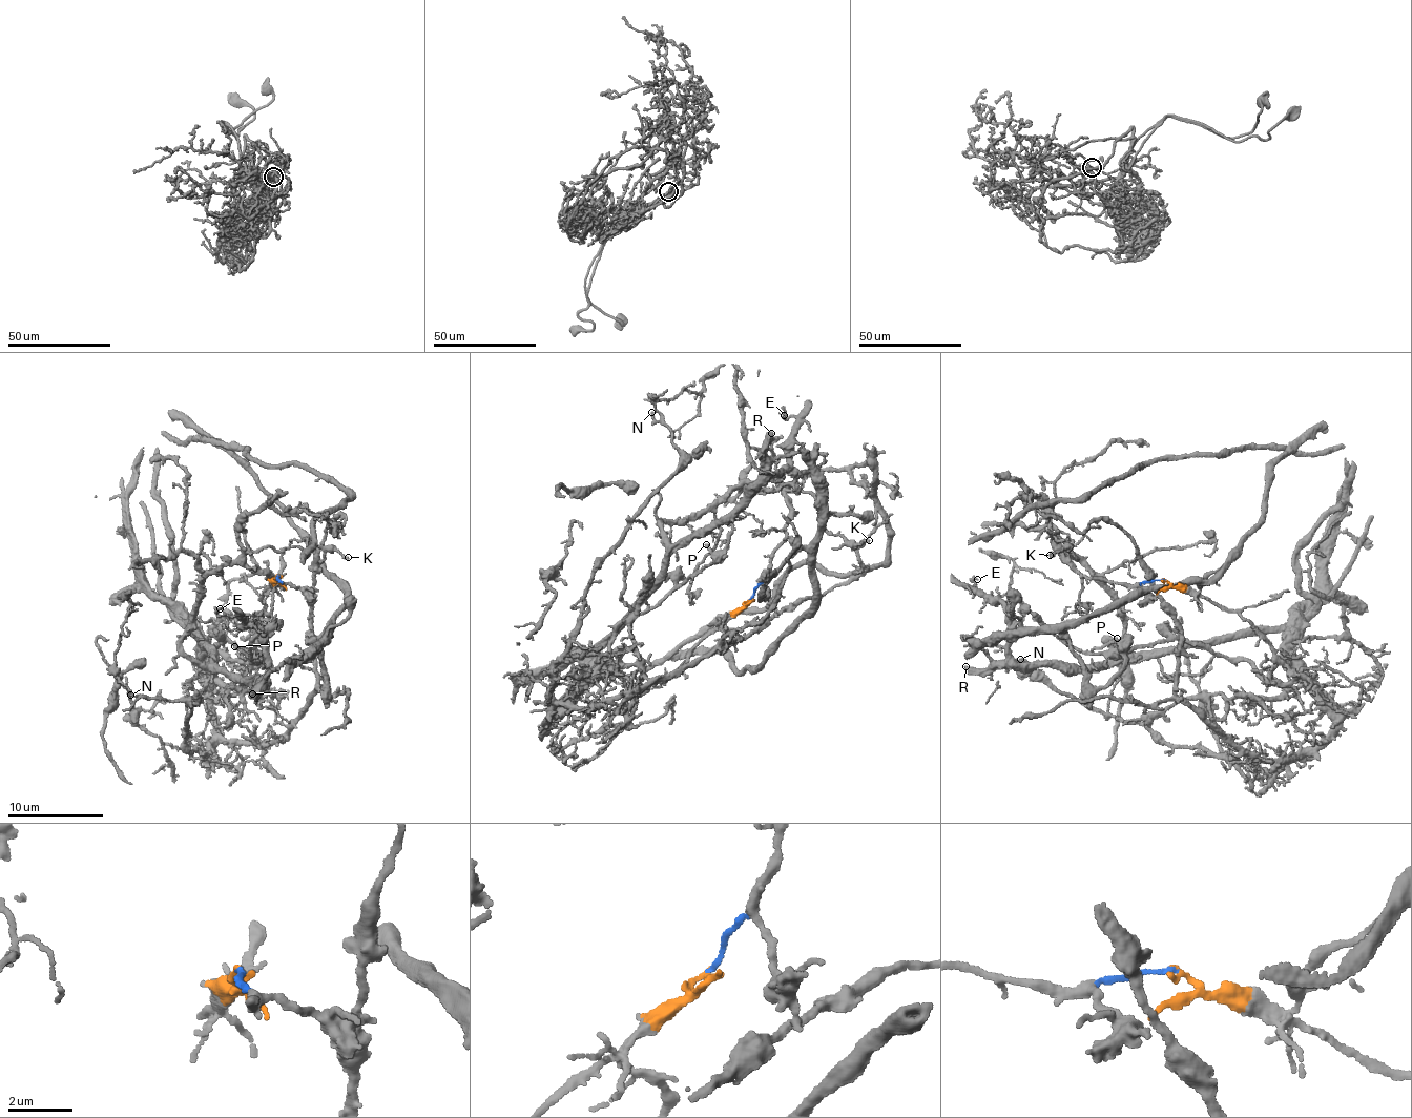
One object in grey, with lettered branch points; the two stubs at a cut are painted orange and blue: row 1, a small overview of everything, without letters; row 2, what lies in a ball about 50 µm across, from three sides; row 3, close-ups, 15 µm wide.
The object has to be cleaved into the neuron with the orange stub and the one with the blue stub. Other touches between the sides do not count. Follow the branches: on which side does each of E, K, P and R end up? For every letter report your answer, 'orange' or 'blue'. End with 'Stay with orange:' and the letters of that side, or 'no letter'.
E: blue
K: blue
P: orange
R: blue
Stay with orange: P

